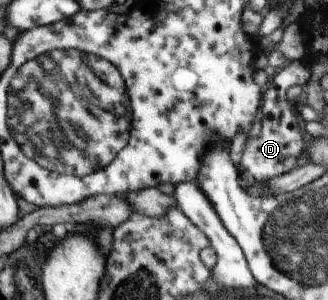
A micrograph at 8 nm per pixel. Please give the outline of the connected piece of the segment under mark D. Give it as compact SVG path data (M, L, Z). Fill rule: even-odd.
M301 59L282 62L275 74L268 79L264 86L264 100L262 100L261 116L256 133L247 135L242 149L242 155L237 169L237 182L240 187L251 186L252 183L262 182L294 169L298 155L302 153L304 141L300 135L299 124L295 121L290 111L289 103L286 100L287 91L293 86L304 85L309 79L309 65Z

